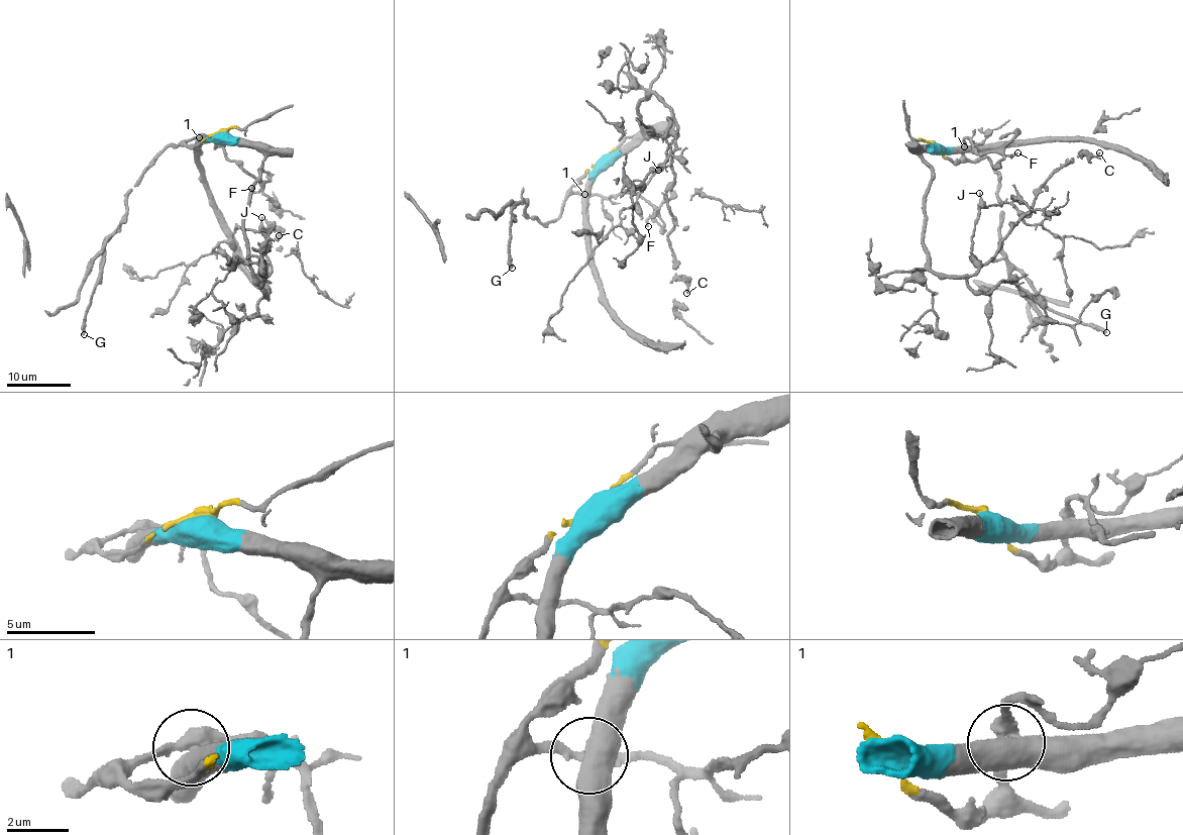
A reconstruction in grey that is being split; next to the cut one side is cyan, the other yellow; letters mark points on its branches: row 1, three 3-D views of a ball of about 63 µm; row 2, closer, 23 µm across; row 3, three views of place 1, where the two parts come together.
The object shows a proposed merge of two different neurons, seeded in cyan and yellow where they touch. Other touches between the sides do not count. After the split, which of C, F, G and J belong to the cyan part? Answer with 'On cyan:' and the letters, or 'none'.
On cyan: C, J

